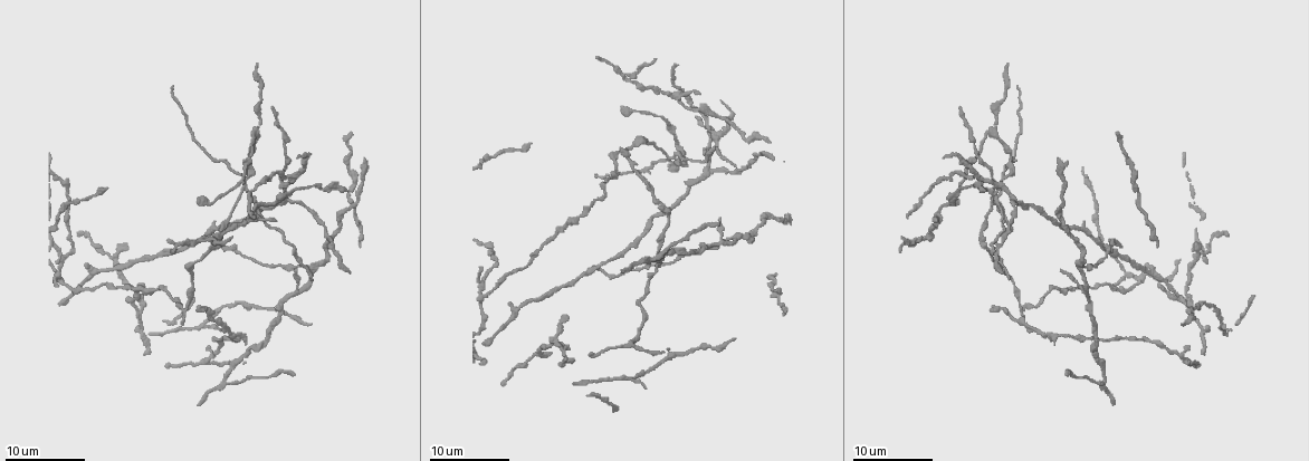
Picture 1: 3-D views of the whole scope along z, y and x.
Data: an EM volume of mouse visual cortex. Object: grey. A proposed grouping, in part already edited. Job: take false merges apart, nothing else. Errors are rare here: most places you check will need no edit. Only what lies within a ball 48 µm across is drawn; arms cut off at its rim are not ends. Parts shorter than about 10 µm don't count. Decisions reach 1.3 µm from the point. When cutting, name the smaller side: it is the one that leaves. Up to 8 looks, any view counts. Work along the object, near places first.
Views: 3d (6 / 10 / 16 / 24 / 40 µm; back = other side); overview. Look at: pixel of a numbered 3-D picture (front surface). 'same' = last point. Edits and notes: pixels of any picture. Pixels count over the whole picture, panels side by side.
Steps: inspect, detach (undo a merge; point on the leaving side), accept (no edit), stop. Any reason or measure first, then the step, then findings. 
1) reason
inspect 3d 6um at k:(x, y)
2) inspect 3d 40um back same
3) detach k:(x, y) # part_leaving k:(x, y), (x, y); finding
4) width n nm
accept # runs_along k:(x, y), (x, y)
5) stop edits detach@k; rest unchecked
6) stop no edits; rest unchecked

thin arm on a thick one
inspect 3d 10um at 1:(1013, 196)

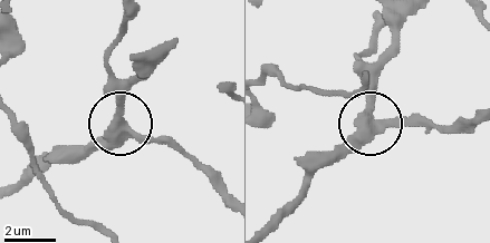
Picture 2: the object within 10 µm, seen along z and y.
accept # runs_along 2:(269, 223), (365, 125), (428, 122); all the same neuron

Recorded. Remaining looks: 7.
four-way junction
inspect 3d 6um at 1:(715, 131)

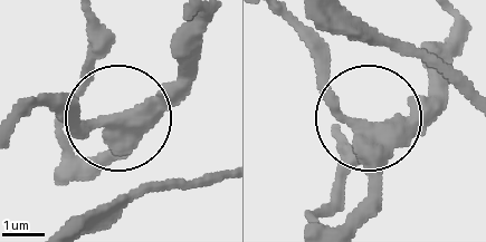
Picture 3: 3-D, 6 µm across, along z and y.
other side
inspect 3d 6um back at 3:(119, 118)

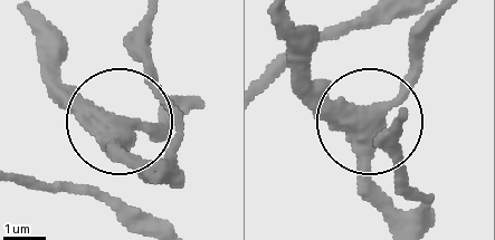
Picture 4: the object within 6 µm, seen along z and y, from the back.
width 370 nm
accept # runs_along 4:(142, 180), (121, 157), (117, 130), (39, 55); continuous, no second neuron

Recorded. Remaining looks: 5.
three-way junction
inspect 3d 6um at 1:(1002, 179)

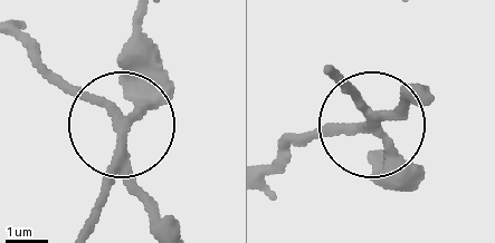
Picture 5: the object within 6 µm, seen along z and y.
inspect 3d 6um back at 5:(121, 116)

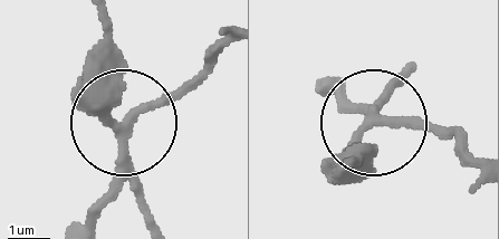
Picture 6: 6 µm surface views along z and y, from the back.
side_arm 17 um; arms 3
detach 6:(99, 211) # two neurons meet here

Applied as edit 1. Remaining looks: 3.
three arms meet
inspect 3d 16um at 1:(59, 280)

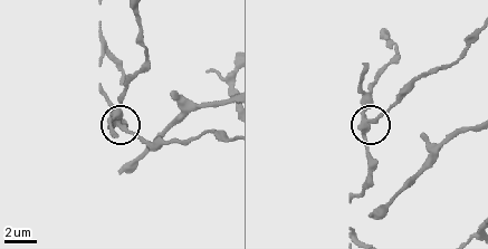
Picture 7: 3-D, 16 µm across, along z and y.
inspect 3d 16um back at 7:(366, 122)

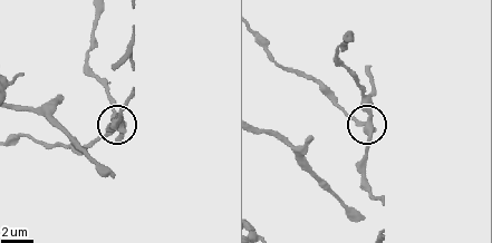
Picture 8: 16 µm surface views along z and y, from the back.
accept # all the same neuron

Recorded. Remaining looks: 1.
stop edits detach@6; rest unchecked

